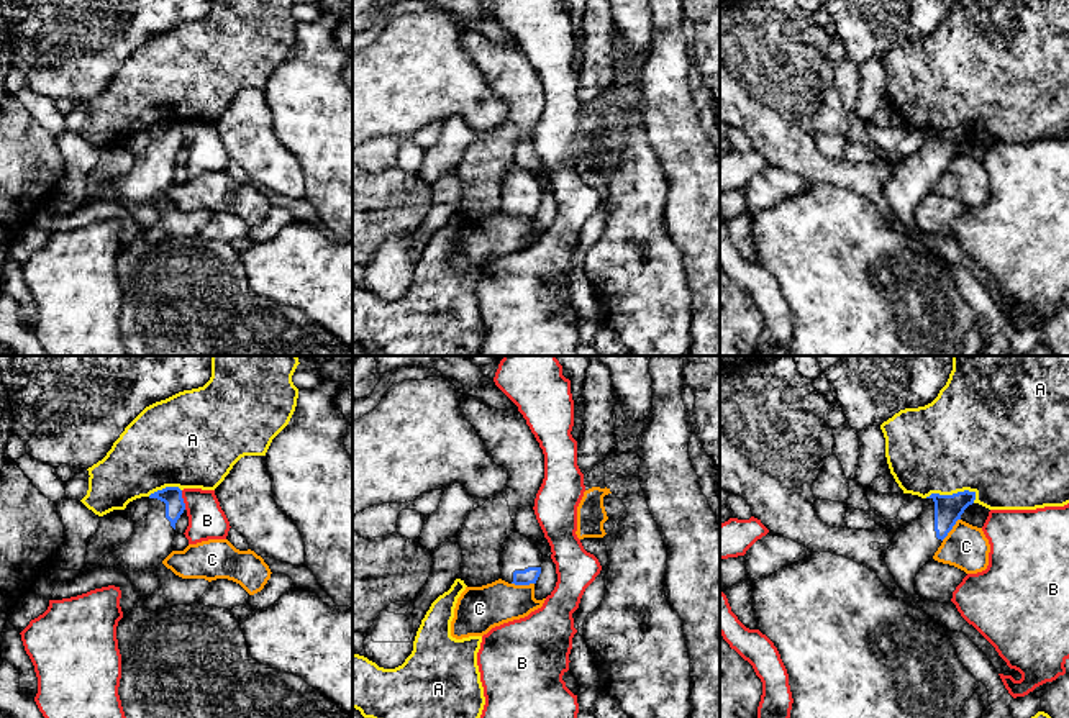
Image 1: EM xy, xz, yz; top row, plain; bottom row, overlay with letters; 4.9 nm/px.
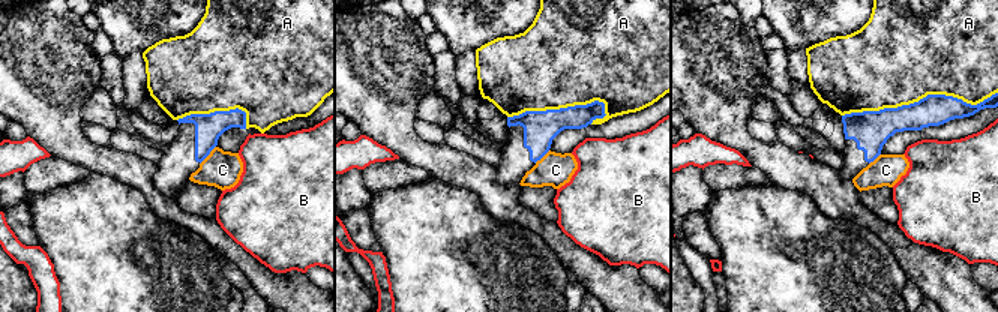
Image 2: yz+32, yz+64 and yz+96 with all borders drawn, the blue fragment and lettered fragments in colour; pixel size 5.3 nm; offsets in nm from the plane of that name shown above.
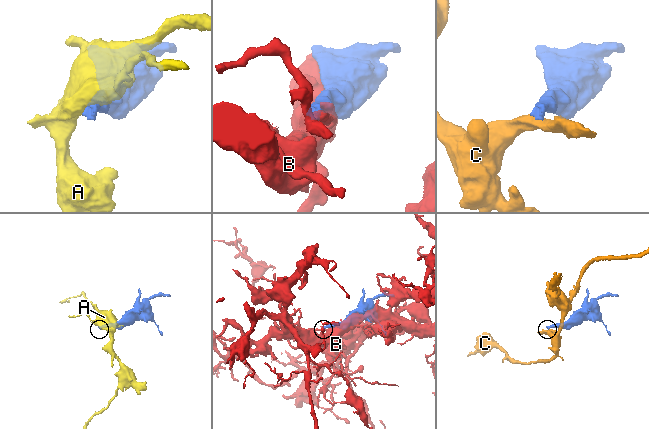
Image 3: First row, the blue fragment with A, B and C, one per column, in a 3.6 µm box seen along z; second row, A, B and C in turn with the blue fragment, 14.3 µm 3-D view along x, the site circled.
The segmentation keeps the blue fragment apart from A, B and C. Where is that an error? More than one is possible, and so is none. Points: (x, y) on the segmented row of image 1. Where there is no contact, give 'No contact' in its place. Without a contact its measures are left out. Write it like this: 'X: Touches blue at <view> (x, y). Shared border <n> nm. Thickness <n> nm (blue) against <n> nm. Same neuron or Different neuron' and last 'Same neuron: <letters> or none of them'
A: Touches blue at yz (950, 495). Shared border 260 nm. Thickness 140 nm (blue) against 460 nm. Different neuron
B: Touches blue at xy (182, 500). Shared border 100 nm. Thickness 100 nm (blue) against 180 nm. Different neuron
C: Touches blue at yz (951, 528). Shared border 140 nm. Thickness 140 nm (blue) against 220 nm. Different neuron
Same neuron: none of them

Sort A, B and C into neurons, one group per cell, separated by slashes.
A / B / C

